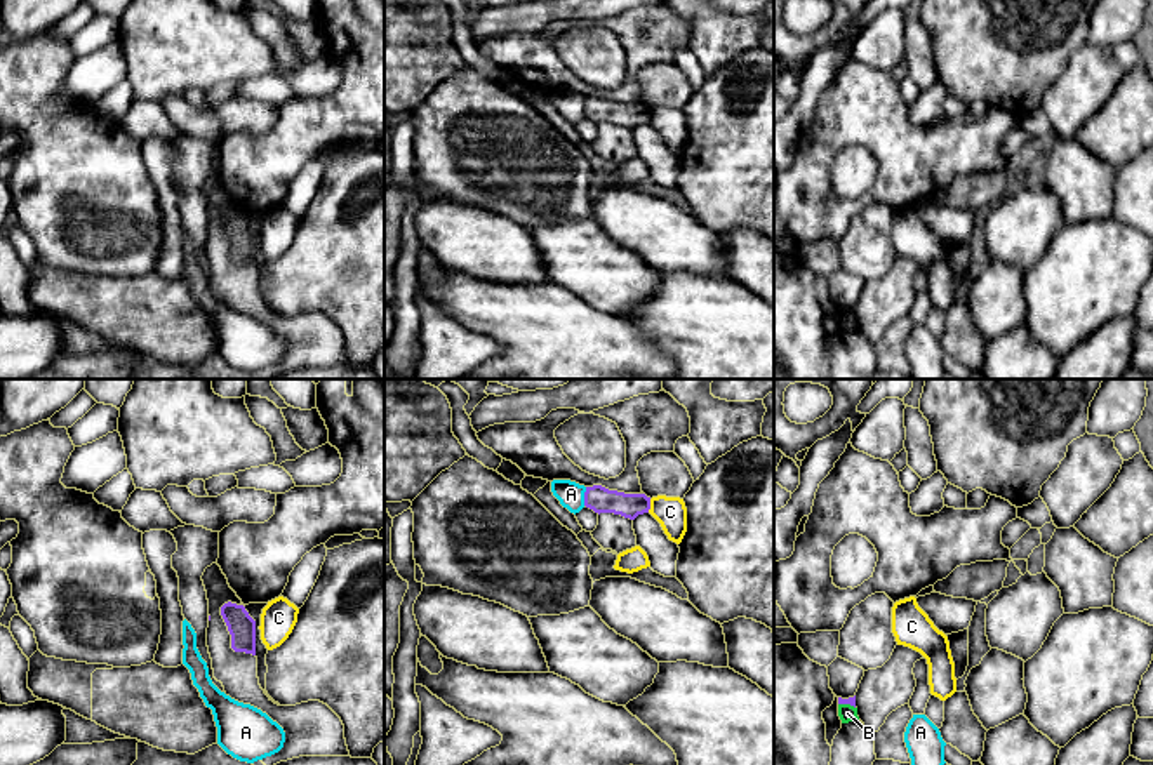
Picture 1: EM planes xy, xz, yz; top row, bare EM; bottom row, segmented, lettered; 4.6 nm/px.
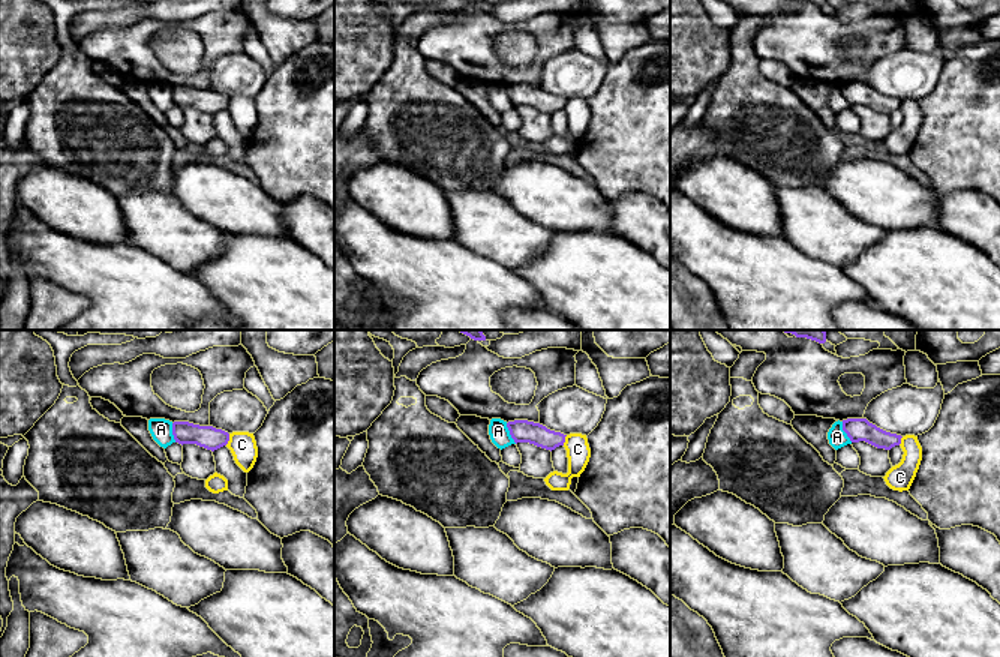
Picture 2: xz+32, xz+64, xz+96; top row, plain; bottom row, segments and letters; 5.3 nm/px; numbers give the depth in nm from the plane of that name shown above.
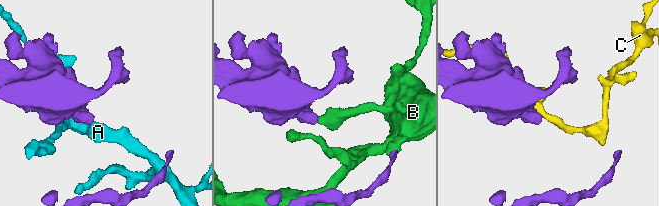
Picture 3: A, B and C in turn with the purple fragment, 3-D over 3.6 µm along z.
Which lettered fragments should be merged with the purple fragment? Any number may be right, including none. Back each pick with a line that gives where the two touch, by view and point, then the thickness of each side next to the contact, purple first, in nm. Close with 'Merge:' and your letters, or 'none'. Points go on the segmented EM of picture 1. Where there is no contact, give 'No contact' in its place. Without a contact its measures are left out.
Merge: none

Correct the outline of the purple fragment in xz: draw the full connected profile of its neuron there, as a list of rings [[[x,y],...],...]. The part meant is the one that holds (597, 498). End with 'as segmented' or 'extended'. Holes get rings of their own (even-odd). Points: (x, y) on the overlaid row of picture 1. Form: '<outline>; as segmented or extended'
[[[602,485],[586,487],[584,506],[595,513],[614,513],[635,520],[638,515],[649,513],[650,497],[645,494],[624,494],[609,490]]]; as segmented

